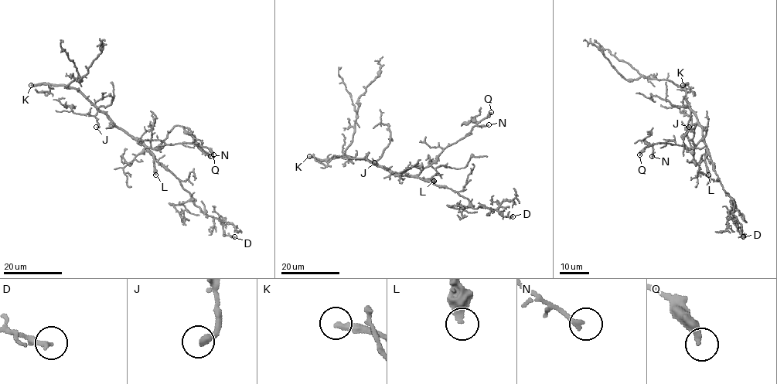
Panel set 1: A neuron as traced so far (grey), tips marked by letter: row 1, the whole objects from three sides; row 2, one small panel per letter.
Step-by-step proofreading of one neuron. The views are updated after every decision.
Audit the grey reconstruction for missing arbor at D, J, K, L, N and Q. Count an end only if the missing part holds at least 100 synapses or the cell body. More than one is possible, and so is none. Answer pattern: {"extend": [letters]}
{"extend": ["K", "L"]}

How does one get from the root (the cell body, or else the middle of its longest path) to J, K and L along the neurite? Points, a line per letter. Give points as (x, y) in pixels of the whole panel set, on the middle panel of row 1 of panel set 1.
J: (392, 171), (373, 164), (376, 164), (374, 162)
K: (392, 171), (365, 159), (338, 156), (317, 160), (309, 156)
L: (392, 171), (397, 175), (417, 175), (423, 179), (431, 178), (434, 181)

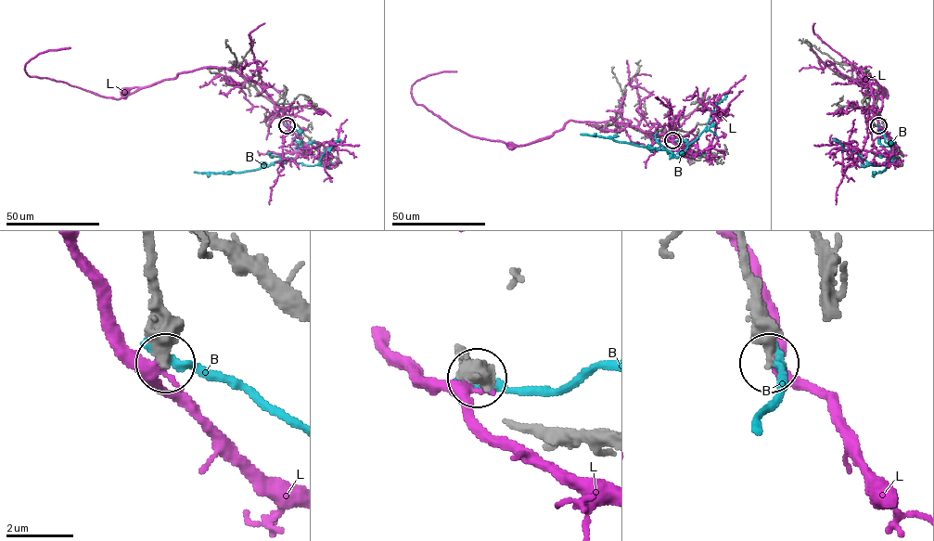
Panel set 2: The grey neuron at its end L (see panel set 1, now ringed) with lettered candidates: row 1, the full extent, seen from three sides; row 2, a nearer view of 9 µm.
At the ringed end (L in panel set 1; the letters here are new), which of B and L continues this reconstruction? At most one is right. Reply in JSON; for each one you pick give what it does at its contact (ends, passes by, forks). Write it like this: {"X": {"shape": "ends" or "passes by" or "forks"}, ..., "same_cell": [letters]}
{"same_cell": []}

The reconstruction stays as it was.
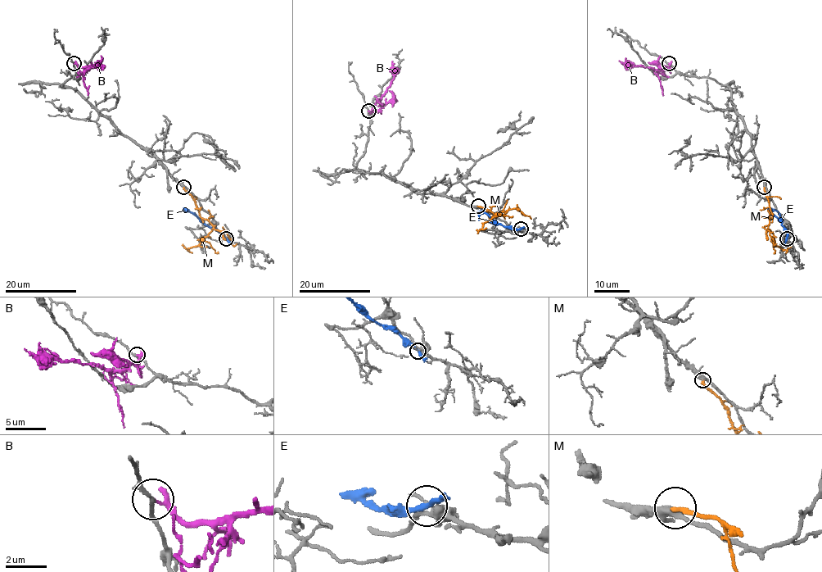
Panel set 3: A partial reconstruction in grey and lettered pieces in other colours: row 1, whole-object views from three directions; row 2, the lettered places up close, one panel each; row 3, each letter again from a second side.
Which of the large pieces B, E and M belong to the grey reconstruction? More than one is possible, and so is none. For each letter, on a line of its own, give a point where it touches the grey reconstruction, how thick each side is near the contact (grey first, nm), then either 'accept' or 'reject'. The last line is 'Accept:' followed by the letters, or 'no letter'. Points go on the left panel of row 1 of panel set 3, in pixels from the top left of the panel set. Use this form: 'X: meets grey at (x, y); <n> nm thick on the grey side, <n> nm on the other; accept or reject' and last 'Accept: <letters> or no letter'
B: meets grey at (74, 63); 160 nm thick on the grey side, 130 nm on the other; reject
E: meets grey at (226, 238); 320 nm thick on the grey side, 220 nm on the other; reject
M: meets grey at (183, 187); 360 nm thick on the grey side, 200 nm on the other; accept
Accept: M

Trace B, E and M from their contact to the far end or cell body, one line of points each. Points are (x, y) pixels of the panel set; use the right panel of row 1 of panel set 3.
B: (668, 63), (668, 67), (655, 70), (622, 64), (619, 60)
E: (786, 238), (787, 231), (770, 211), (777, 211)
M: (764, 187), (772, 215), (769, 229), (773, 234), (773, 241), (786, 250), (788, 243)

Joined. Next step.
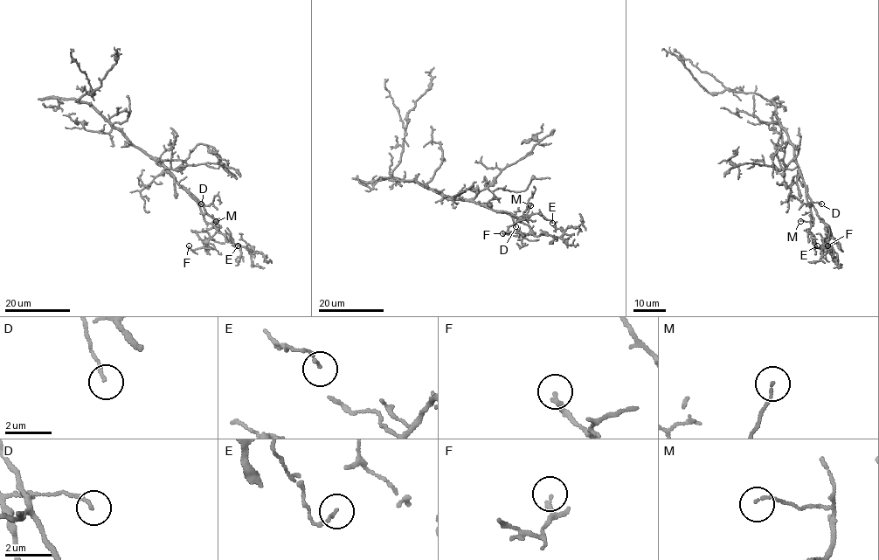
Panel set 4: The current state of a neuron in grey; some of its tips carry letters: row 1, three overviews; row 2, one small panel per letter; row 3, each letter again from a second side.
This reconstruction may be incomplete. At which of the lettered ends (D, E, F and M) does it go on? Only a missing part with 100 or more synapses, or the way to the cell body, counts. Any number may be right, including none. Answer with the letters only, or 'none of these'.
none of these

